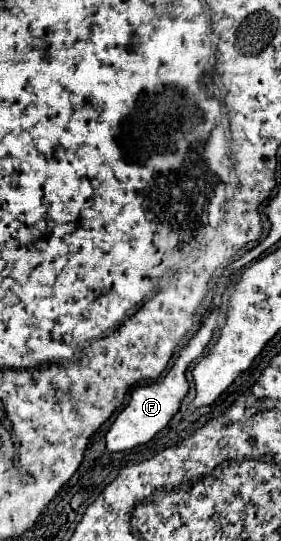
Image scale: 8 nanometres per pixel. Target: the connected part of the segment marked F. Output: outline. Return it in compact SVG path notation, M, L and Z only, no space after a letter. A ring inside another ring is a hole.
M219 311L211 312L204 319L203 326L193 335L187 346L181 350L179 358L175 360L173 368L169 370L169 374L165 378L161 378L159 382L153 382L149 386L139 386L131 392L129 404L117 414L111 430L107 432L107 450L109 452L125 452L125 450L133 450L141 444L147 444L157 432L161 432L169 424L169 420L179 410L179 402L183 400L183 396L189 390L189 384L187 384L187 378L185 378L187 366L203 354L203 350L205 350L214 333L213 330L217 327L218 316Z

